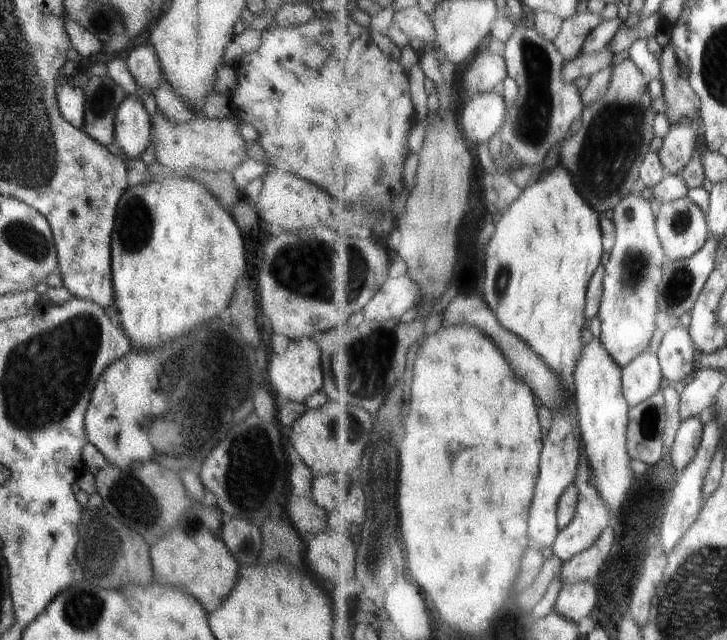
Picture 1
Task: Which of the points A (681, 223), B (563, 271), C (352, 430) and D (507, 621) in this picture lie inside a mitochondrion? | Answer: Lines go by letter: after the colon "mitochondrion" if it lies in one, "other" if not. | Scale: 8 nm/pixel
A: mitochondrion
B: other
C: mitochondrion
D: other

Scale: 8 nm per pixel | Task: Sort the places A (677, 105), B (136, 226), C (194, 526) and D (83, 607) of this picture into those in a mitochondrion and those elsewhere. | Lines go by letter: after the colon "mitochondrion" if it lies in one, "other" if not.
A: mitochondrion
B: mitochondrion
C: mitochondrion
D: mitochondrion

